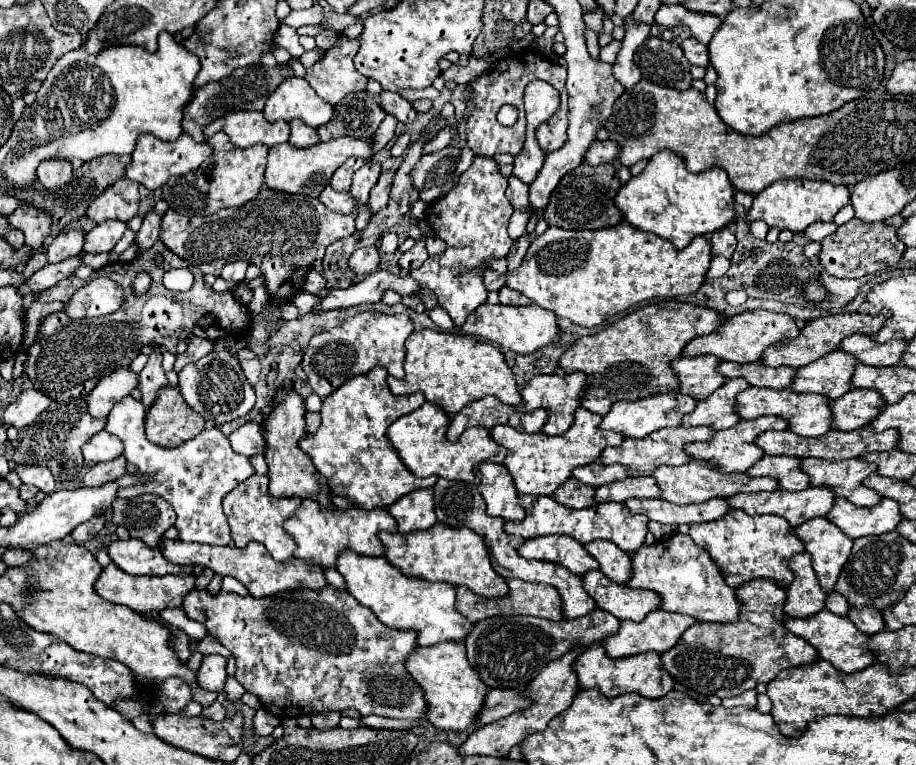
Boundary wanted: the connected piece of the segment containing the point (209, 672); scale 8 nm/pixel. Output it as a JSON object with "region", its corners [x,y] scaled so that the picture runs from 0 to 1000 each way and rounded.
{"region":[[[237,855],[224,858],[222,868],[215,878],[217,897],[228,905],[243,905],[243,894],[248,886],[246,868],[248,868],[248,860],[243,860],[243,858],[237,858]]]}

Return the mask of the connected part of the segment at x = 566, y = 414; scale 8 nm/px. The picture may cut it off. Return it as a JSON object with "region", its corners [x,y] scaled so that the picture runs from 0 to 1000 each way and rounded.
{"region":[[[636,486],[626,489],[602,489],[602,492],[582,492],[575,505],[569,510],[569,528],[562,533],[564,539],[582,539],[586,533],[599,536],[599,546],[593,557],[593,565],[599,570],[612,570],[626,554],[626,541],[632,533],[634,515],[641,505],[641,494]]]}

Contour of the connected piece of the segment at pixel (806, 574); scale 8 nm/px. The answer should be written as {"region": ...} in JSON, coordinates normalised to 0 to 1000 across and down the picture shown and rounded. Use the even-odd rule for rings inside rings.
{"region":[[[881,722],[868,724],[861,737],[866,761],[859,769],[859,784],[855,800],[864,808],[883,808],[901,795],[901,774],[894,769],[892,753],[885,742],[885,727]]]}

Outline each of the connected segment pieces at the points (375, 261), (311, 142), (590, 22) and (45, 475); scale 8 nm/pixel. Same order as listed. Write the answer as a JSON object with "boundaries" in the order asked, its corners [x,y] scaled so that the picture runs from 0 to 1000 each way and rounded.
{"boundaries":[[[[409,322],[392,324],[388,332],[381,335],[381,350],[388,358],[405,358],[414,348],[414,329]]],[[[320,157],[318,159],[318,180],[316,186],[324,193],[337,193],[337,191],[344,191],[348,186],[348,178],[346,178],[346,170],[331,162],[329,157]]],[[[650,10],[650,13],[643,13],[641,18],[636,18],[638,30],[652,46],[658,42],[658,24],[660,24],[660,16],[656,10]]],[[[19,609],[16,612],[25,633],[36,633],[47,646],[56,646],[60,641],[60,627],[56,622],[56,614],[49,609]]]]}

